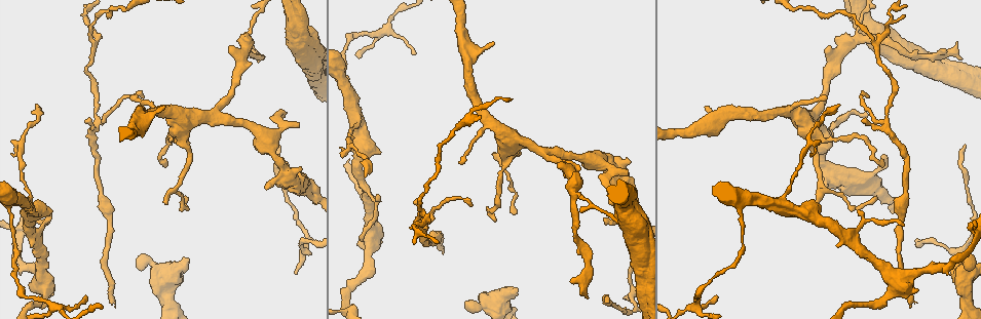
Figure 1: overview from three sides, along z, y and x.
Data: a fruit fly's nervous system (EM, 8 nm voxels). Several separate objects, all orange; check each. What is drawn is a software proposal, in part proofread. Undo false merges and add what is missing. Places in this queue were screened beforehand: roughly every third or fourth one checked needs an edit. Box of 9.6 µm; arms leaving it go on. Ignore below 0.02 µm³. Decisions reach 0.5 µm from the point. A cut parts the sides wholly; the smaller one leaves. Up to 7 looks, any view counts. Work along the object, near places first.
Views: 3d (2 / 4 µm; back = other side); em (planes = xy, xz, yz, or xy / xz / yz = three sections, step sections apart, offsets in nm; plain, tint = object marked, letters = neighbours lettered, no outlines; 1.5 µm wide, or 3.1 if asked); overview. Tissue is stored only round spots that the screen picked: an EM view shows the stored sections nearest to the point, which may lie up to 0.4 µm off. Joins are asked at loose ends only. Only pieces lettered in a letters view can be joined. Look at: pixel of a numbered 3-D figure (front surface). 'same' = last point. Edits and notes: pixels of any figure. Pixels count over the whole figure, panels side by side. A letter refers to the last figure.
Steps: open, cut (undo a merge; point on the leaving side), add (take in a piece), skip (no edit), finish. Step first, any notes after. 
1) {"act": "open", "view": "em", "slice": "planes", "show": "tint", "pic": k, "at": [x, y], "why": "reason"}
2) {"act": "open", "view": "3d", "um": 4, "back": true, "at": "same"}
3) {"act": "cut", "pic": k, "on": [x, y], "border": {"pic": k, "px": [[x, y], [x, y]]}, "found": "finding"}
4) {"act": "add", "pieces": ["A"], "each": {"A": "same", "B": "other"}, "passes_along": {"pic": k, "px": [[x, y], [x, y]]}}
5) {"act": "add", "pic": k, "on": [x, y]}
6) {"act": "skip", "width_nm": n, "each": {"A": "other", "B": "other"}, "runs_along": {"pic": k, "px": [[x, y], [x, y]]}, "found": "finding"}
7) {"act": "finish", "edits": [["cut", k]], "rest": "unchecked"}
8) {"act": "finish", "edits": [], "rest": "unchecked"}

{"act": "open", "view": "3d", "um": 2, "pic": 1, "at": [189, 259], "why": "an open end"}

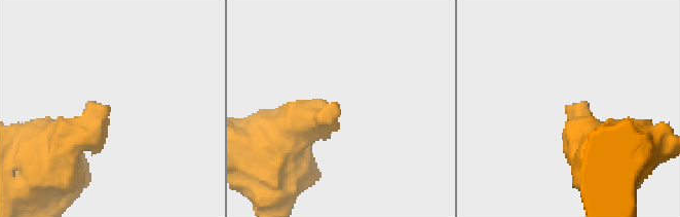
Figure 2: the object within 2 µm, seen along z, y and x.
{"act": "open", "view": "em", "slice": "xy", "step": 8, "show": "letters", "pic": 2, "at": [107, 108], "why": "need the tissue"}

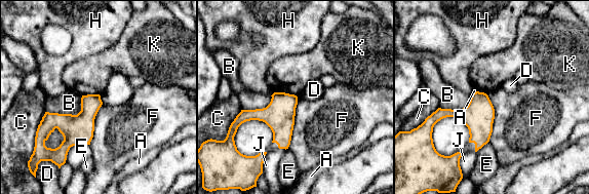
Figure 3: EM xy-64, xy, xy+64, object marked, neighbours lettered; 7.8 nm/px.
{"act": "open", "view": "em", "slice": "planes", "show": "letters", "at": "same"}

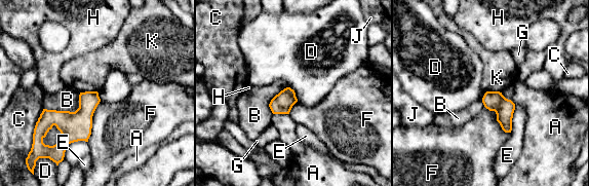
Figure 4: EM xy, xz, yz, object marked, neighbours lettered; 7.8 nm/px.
{"act": "skip", "longest_contact_nm": ["F", 340], "each": {"A": "other", "B": "other", "C": "other", "D": "other", "E": "other", "F": "other", "G": "other", "H": "other", "J": "other", "K": "other"}, "found": "none of them fits"}

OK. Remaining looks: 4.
{"act": "open", "view": "3d", "um": 4, "pic": 1, "at": [442, 246], "why": "end of a long branch"}

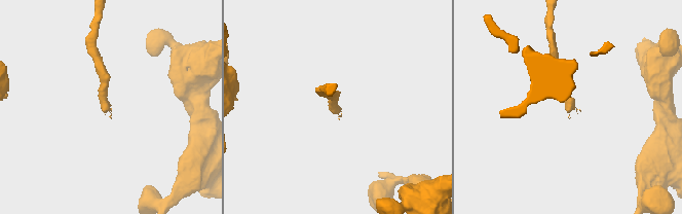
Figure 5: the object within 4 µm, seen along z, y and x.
{"act": "open", "view": "em", "slice": "planes", "show": "letters", "pic": 5, "at": [335, 105]}

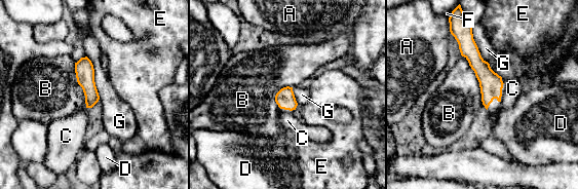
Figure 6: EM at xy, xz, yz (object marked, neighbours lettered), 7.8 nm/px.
{"act": "add", "pieces": ["D"], "each": {"A": "other", "B": "other", "C": "other", "D": "same", "E": "other", "F": "other", "G": "other"}, "passes_along": {"pic": 6, "px": [[491, 84], [492, 101], [513, 124]]}, "found": "it goes on there"}

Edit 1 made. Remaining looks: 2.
{"act": "finish", "edits": [["add", 6]], "rest": "unchecked"}

